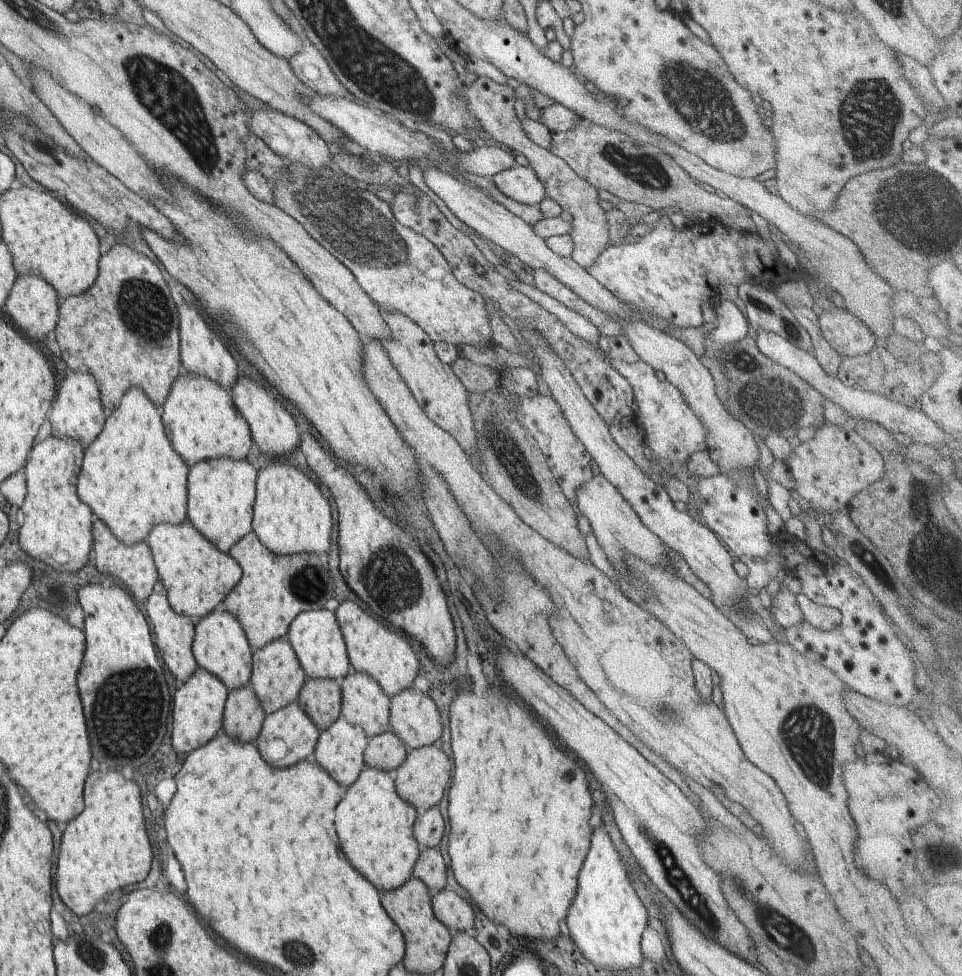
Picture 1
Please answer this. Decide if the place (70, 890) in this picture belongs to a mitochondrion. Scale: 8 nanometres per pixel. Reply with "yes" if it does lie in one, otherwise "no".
no

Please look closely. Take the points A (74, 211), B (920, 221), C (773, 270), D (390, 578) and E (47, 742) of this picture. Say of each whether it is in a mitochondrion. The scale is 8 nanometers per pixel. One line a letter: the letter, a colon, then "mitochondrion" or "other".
A: other
B: mitochondrion
C: other
D: mitochondrion
E: other

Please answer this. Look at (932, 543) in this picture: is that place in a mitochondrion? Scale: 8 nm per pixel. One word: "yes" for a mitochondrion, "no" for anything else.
no

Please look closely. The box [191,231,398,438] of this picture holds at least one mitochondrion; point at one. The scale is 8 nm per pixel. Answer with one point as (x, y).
(222, 316)

